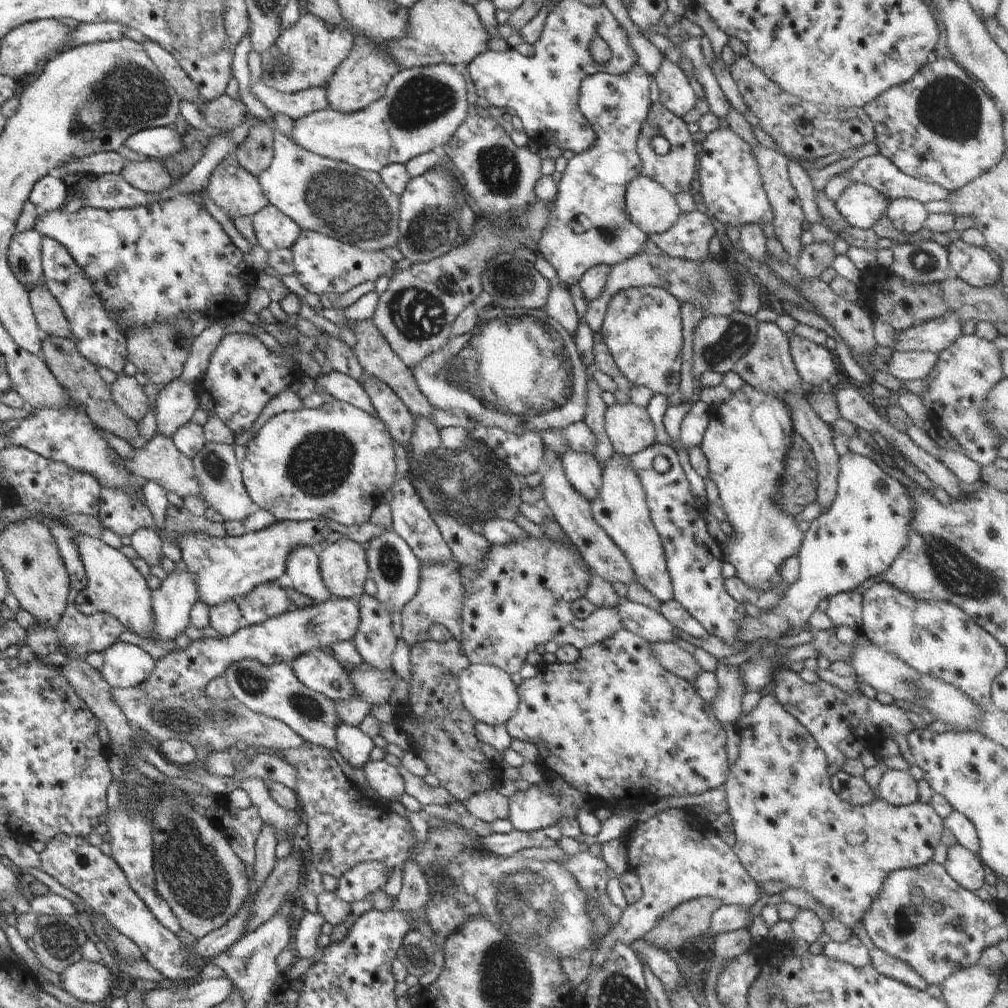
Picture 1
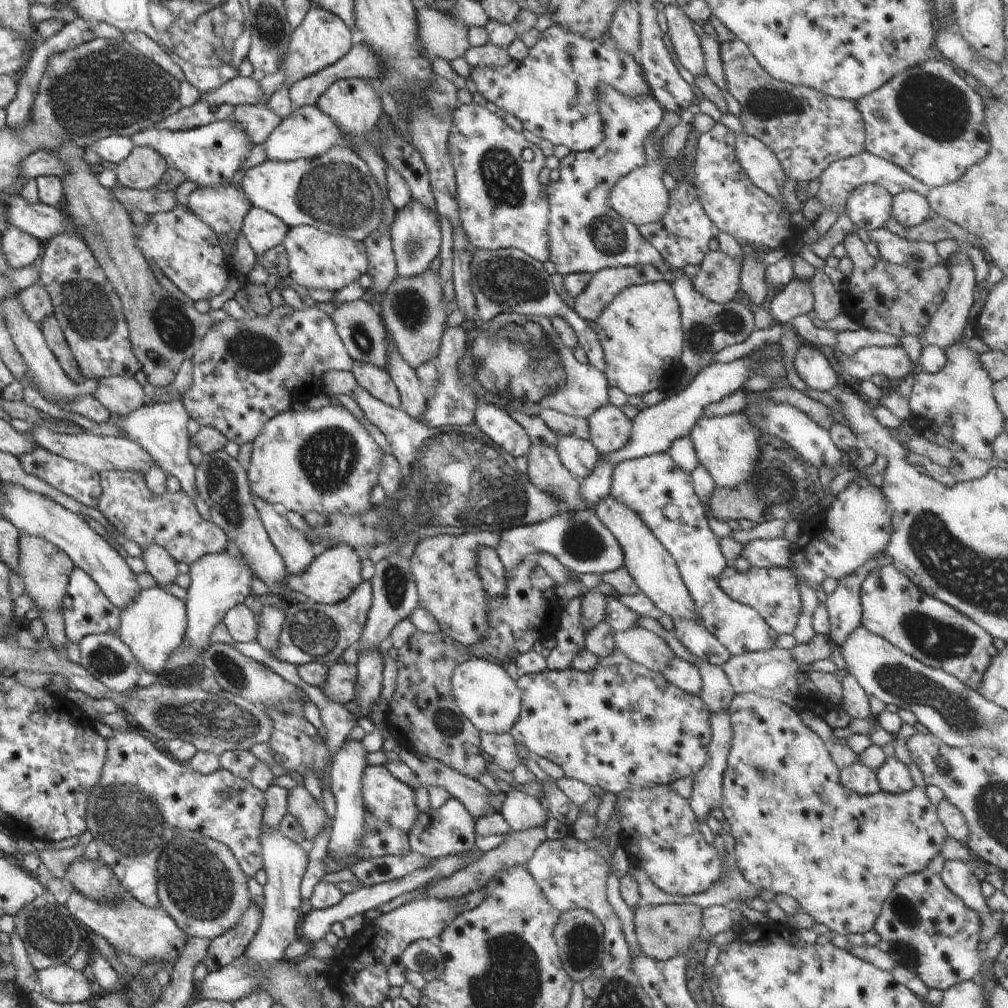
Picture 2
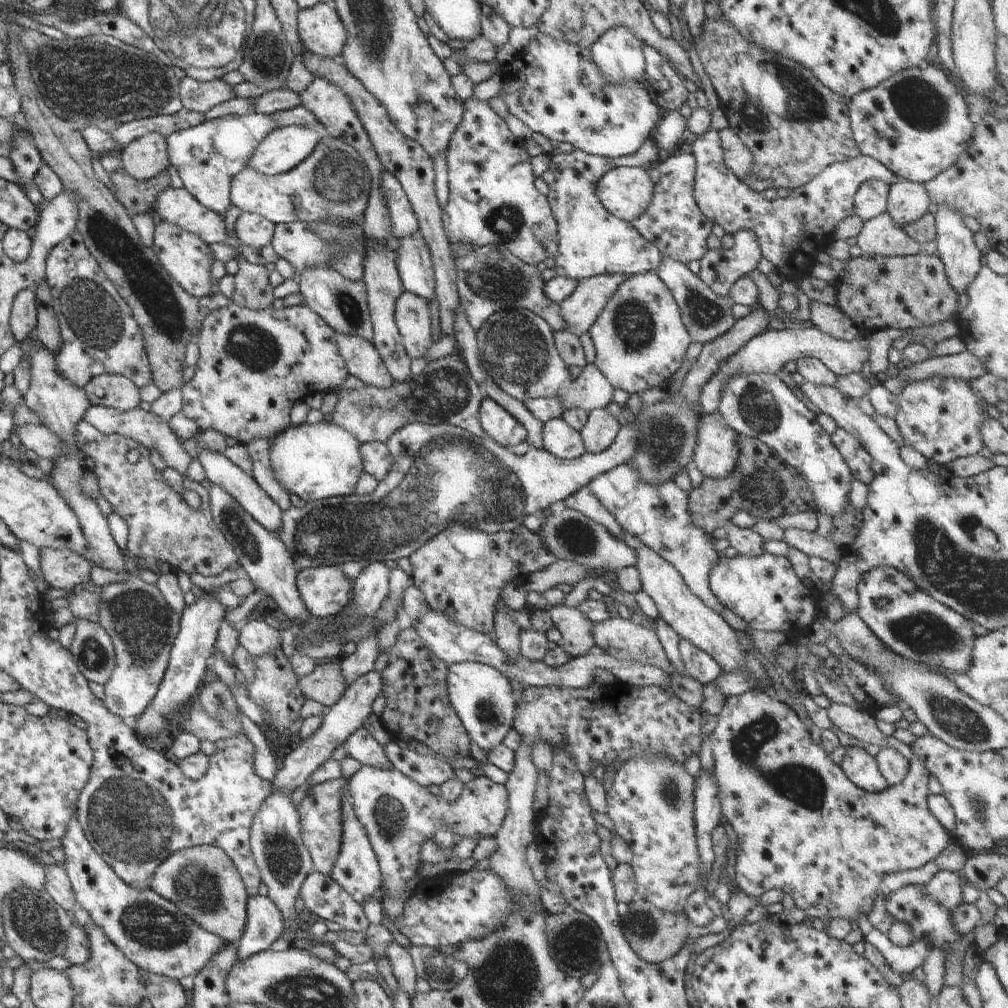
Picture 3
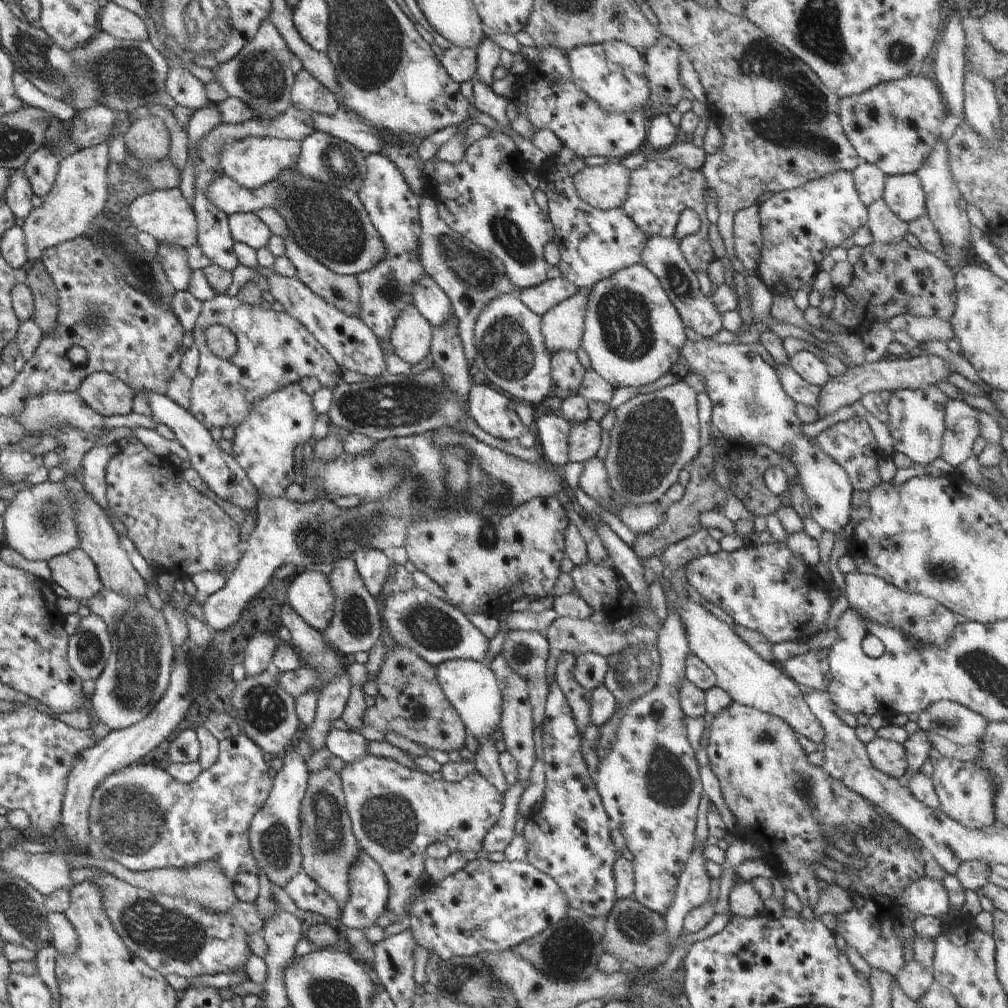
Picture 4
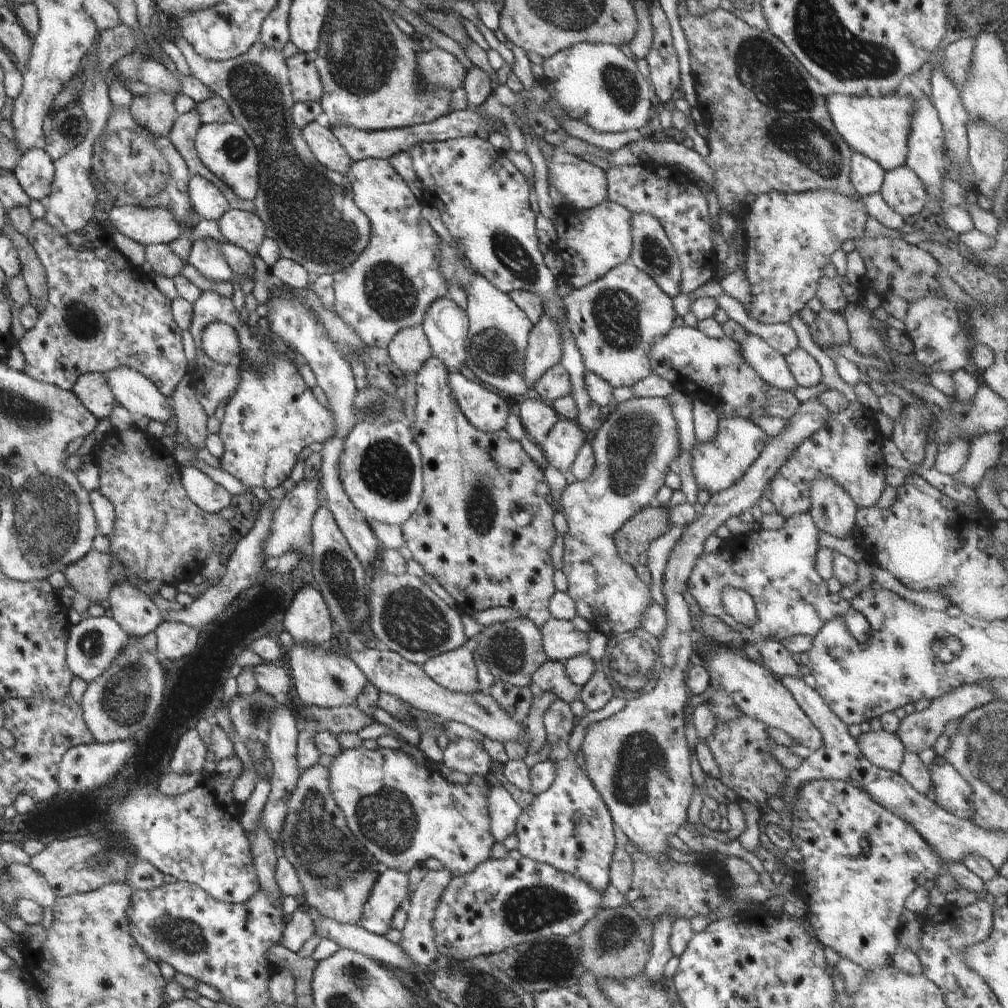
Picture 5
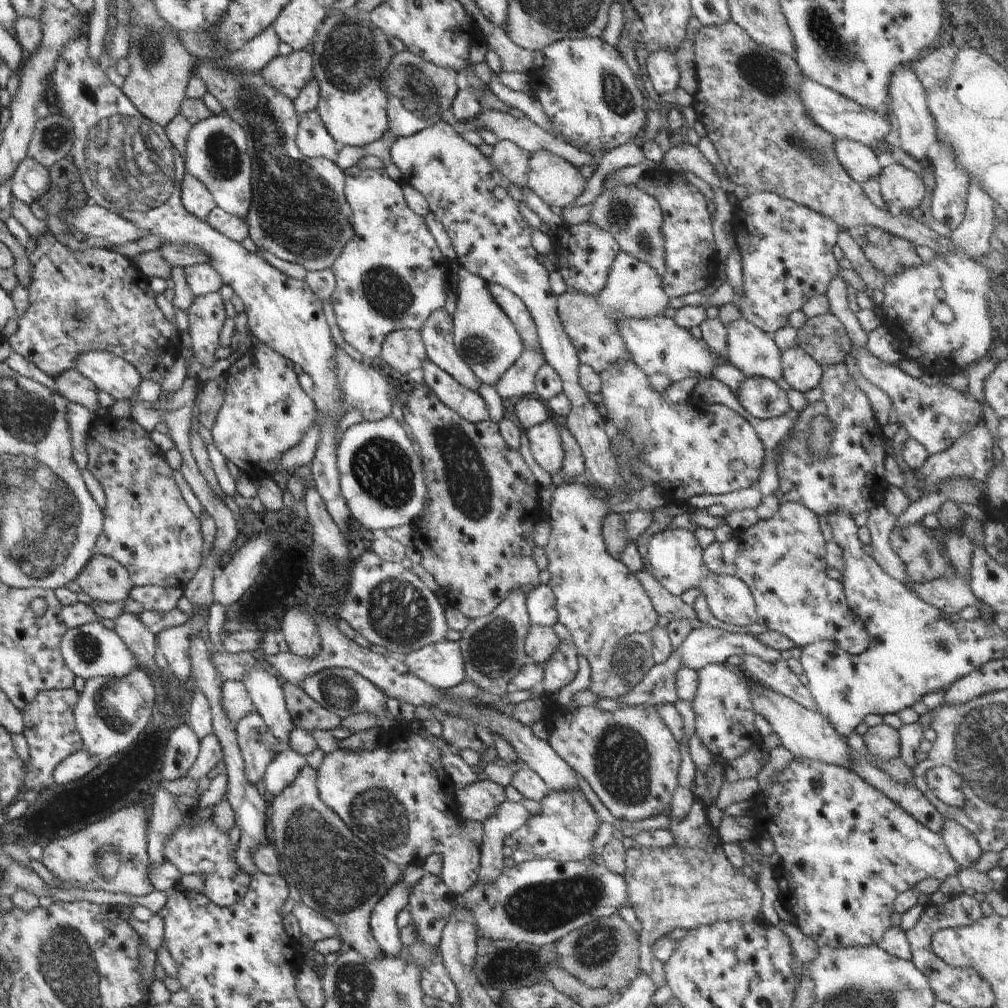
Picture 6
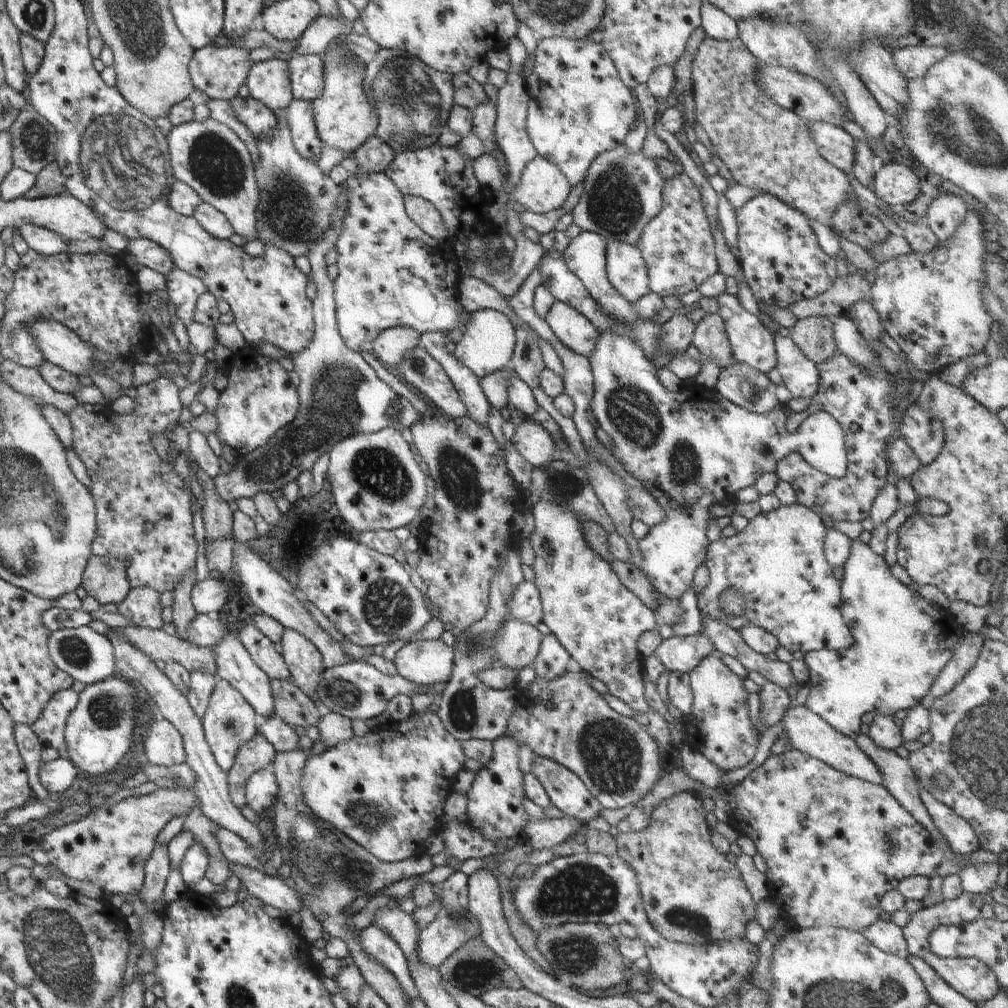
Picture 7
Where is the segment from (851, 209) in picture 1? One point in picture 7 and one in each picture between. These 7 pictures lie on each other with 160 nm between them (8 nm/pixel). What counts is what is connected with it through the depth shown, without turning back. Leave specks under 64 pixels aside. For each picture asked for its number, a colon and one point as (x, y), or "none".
2: (869, 207)
3: (870, 200)
4: (869, 180)
5: (866, 176)
6: (861, 162)
7: (837, 146)

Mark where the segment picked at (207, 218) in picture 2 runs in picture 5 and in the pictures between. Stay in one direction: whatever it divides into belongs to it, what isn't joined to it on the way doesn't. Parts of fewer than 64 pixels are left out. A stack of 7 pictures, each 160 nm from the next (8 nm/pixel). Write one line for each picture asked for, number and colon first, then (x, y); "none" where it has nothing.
3: (176, 206)
4: (166, 214)
5: (148, 225)

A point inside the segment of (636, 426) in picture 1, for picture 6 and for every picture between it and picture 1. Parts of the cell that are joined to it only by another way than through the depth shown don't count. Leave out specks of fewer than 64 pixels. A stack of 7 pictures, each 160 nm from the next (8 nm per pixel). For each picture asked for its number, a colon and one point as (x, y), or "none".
2: (609, 427)
3: (601, 427)
4: (584, 438)
5: (561, 447)
6: (546, 446)

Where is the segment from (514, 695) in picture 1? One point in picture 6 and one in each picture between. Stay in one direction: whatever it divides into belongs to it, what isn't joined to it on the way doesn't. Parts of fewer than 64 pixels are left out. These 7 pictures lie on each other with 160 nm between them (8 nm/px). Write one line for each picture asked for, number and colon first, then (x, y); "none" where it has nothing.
2: (488, 698)
3: (483, 699)
4: (470, 686)
5: (455, 670)
6: (442, 665)

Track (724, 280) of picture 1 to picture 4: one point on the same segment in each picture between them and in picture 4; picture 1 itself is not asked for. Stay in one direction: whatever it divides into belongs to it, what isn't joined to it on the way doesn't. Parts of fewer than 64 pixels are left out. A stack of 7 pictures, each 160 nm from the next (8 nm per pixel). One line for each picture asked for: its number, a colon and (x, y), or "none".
2: (605, 285)
3: (580, 310)
4: (562, 326)

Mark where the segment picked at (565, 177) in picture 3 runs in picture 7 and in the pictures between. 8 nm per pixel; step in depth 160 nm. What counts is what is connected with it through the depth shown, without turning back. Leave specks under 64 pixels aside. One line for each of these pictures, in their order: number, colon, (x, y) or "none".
4: (594, 244)
5: (591, 242)
6: (585, 252)
7: (688, 448)

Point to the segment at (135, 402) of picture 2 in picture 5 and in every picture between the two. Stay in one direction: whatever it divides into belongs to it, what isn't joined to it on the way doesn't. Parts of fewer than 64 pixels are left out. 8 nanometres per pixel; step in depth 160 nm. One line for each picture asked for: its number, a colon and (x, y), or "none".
3: (112, 391)
4: (107, 395)
5: (93, 390)

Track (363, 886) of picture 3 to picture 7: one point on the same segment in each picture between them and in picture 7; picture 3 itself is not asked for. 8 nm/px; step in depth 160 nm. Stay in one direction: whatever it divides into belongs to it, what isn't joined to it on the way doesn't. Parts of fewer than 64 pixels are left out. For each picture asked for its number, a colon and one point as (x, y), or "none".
4: (368, 889)
5: (391, 887)
6: (383, 921)
7: (378, 943)

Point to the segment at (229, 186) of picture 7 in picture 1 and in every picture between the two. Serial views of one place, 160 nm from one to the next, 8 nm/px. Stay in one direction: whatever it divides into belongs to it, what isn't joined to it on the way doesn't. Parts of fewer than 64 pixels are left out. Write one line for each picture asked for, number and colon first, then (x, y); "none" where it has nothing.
1: (422, 107)
2: (307, 133)
3: (283, 149)
4: (251, 162)
5: (226, 149)
6: (217, 154)

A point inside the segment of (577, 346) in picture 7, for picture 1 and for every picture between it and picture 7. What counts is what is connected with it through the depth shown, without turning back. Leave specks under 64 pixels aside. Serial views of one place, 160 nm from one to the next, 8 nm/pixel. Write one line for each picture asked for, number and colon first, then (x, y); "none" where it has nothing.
1: (642, 329)
2: (640, 332)
3: (640, 340)
4: (633, 334)
5: (616, 320)
6: (633, 289)

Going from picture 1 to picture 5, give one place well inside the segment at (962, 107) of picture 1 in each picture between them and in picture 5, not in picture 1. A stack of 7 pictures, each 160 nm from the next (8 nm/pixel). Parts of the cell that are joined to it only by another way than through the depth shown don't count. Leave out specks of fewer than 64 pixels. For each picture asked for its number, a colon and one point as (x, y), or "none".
2: (926, 120)
3: (916, 124)
4: (894, 126)
5: (878, 127)

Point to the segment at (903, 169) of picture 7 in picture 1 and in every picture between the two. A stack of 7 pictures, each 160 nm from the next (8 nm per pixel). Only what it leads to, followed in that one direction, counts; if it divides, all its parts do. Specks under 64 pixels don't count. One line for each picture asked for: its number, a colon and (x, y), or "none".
1: (907, 215)
2: (908, 208)
3: (907, 202)
4: (904, 195)
5: (903, 191)
6: (903, 190)

